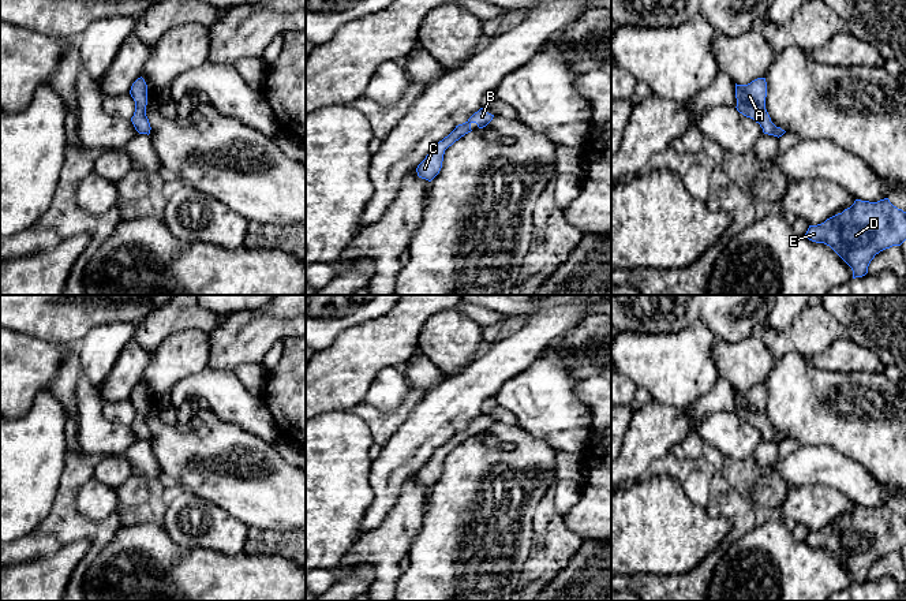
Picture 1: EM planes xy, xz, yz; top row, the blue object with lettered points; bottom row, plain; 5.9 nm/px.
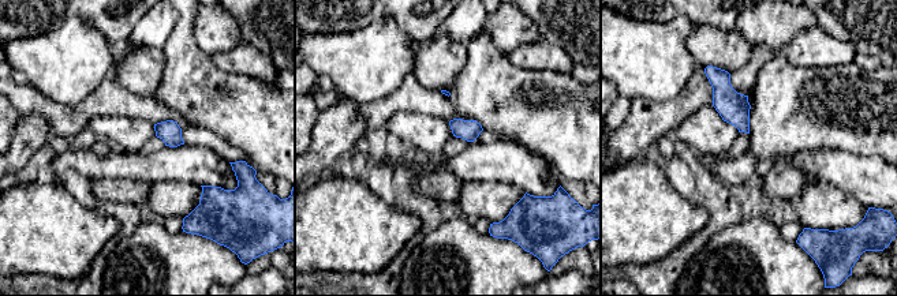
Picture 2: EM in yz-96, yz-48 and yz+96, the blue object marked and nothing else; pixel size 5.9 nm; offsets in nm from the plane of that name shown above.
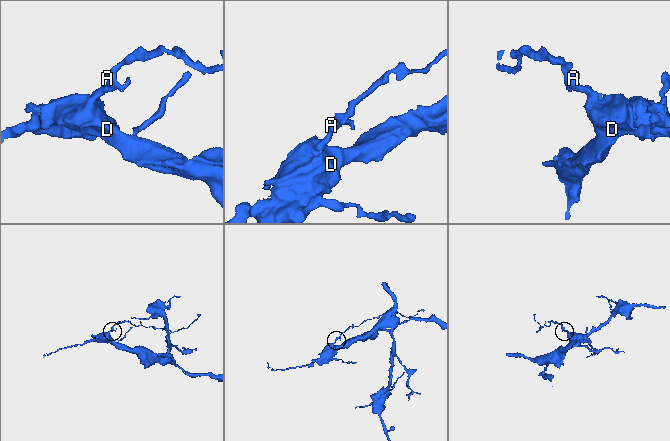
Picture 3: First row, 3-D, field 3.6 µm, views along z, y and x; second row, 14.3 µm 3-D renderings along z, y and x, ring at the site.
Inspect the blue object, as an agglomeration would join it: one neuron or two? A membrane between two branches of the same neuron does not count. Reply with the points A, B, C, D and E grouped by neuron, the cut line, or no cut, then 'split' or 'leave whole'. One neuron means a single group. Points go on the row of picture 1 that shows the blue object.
groups A B C D E; cut none; leave whole

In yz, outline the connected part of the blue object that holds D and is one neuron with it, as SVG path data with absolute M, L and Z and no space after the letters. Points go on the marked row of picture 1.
M888 198L877 202L856 199L854 204L824 223L809 225L806 238L830 246L853 270L853 279L868 273L876 254L906 240L906 212L894 206Z

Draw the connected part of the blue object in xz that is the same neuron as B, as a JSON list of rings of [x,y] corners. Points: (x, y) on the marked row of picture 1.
[[[480,108],[465,123],[456,126],[456,128],[448,137],[439,141],[418,165],[418,176],[431,182],[442,168],[445,150],[461,137],[471,132],[472,123],[476,123],[479,128],[483,128],[493,120],[493,117],[494,115],[488,113],[487,109]]]

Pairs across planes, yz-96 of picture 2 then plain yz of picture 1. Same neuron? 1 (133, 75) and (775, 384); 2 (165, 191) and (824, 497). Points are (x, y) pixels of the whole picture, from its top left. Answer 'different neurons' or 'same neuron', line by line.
1: different neurons
2: same neuron

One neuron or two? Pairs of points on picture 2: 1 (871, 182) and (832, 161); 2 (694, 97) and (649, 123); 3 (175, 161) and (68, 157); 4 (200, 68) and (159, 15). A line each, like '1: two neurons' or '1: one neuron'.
1: one neuron
2: one neuron
3: one neuron
4: two neurons

